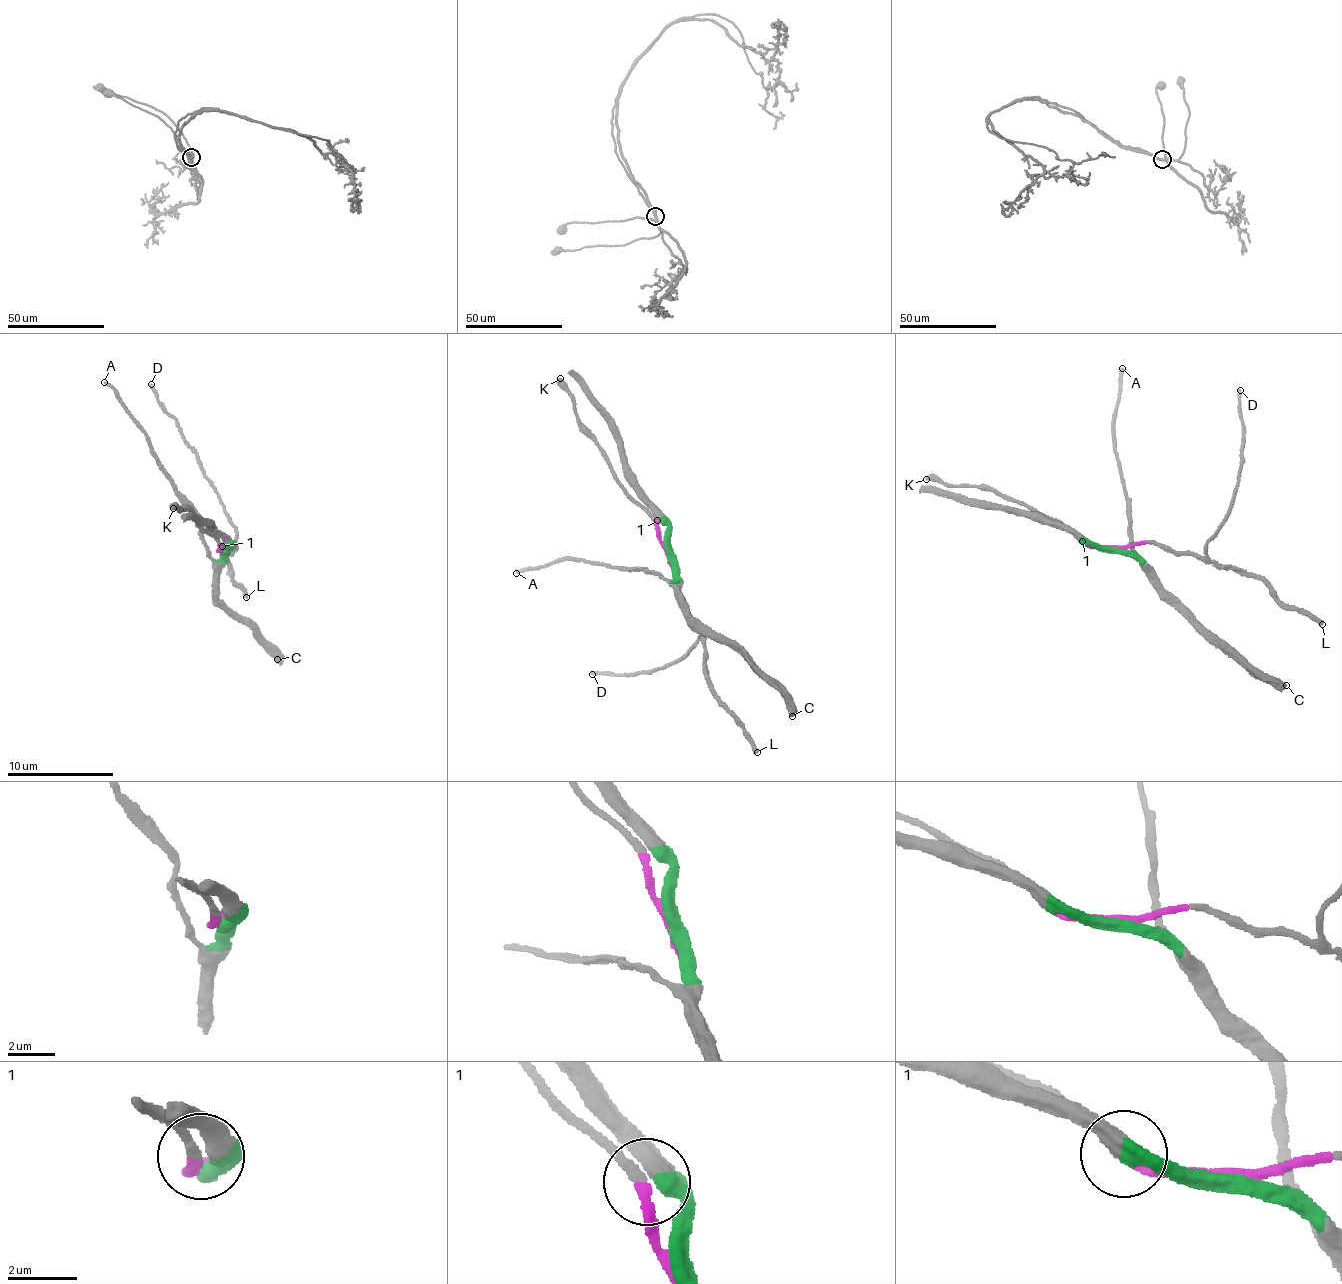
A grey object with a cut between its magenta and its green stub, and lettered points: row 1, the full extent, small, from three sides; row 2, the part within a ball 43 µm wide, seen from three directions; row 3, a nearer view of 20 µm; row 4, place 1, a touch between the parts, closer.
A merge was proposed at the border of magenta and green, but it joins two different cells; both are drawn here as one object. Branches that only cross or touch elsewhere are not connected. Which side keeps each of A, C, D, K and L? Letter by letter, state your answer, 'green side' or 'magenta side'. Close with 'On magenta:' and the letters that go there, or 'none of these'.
A: green side
C: green side
D: magenta side
K: magenta side
L: magenta side
On magenta: D, K, L

